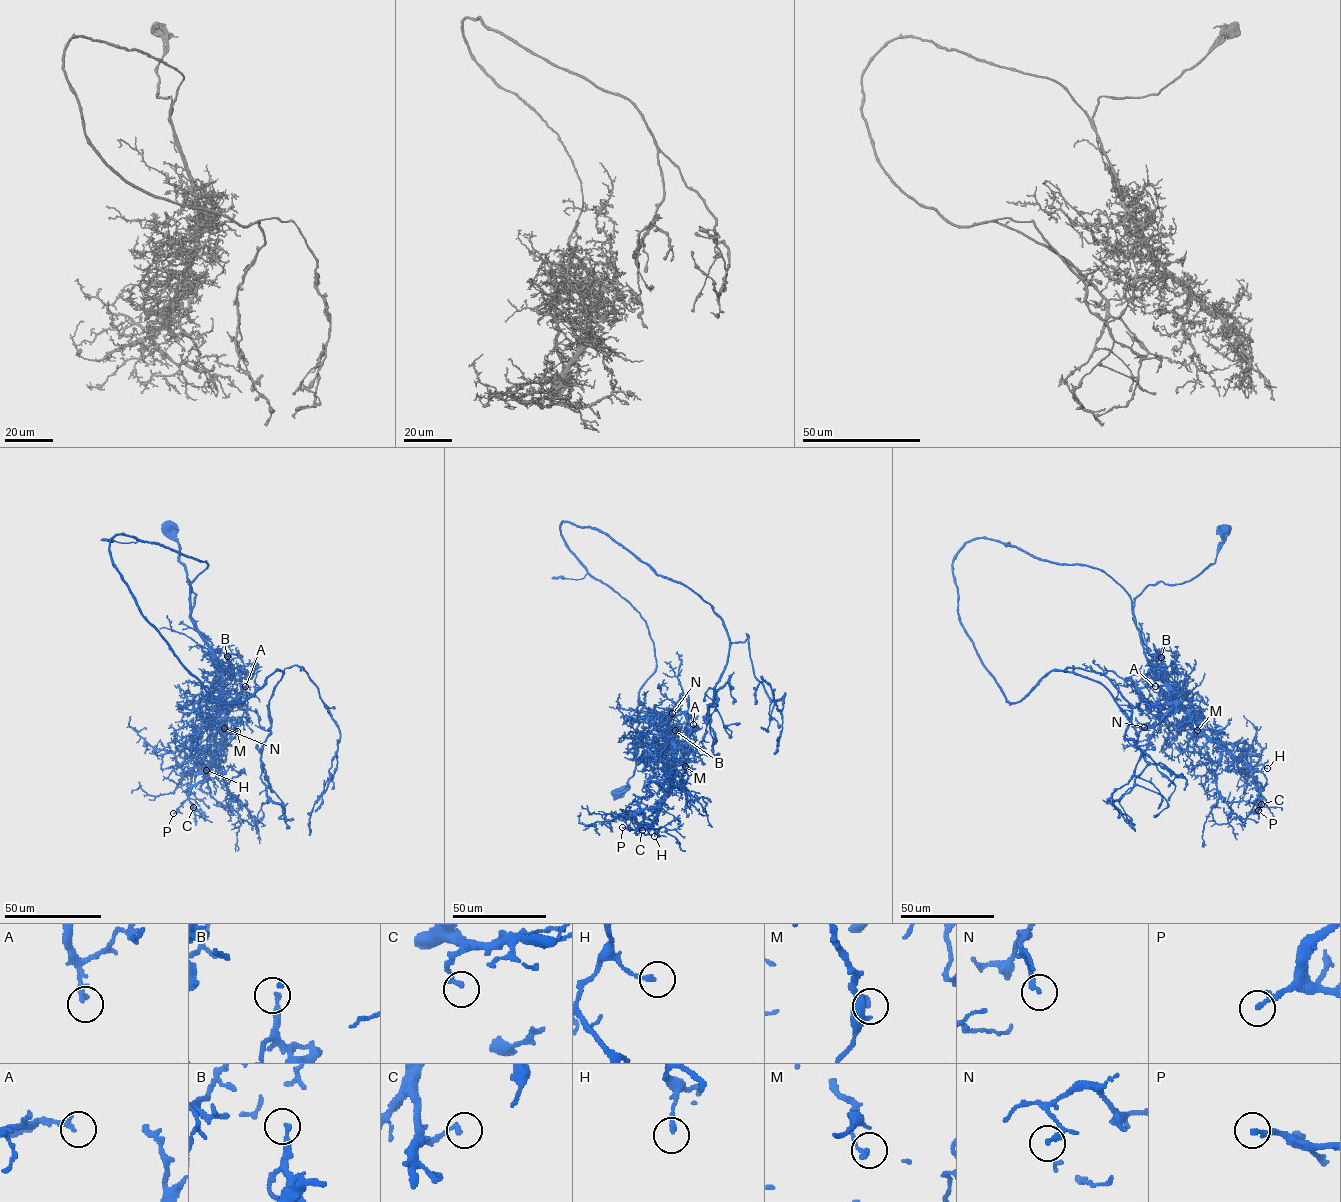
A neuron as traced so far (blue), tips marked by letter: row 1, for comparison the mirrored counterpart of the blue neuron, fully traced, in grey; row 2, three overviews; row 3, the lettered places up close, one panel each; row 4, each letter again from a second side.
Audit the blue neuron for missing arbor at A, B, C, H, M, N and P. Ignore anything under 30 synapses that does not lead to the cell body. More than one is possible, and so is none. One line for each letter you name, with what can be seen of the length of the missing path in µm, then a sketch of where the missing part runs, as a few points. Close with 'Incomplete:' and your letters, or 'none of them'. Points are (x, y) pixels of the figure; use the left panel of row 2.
P: about 15 µm are missing; missing branch runs (173, 813), (164, 818), (158, 809)
Incomplete: P

